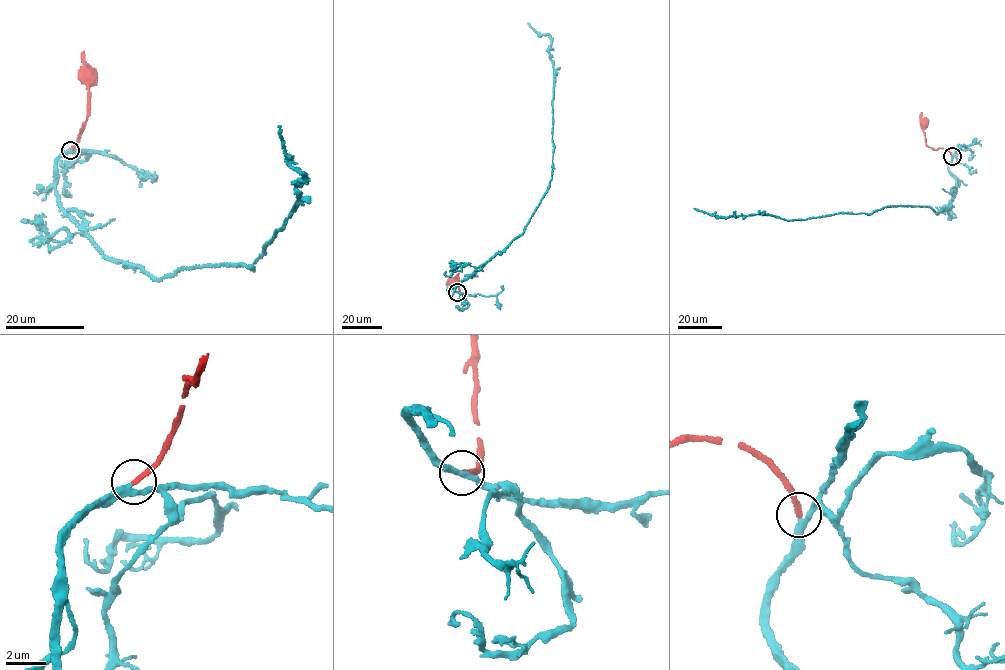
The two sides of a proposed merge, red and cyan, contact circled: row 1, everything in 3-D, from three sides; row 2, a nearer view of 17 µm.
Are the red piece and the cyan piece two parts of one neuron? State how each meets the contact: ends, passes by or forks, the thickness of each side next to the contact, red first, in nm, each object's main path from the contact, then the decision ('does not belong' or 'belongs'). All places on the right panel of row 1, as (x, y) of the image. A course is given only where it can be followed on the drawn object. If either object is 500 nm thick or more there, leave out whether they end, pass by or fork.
red ends; cyan passes by; calibres 300 and 280 nm; course red (952, 157), (945, 149), (929, 147), (923, 123); course cyan (952, 157), (957, 192), (951, 208), (937, 213), (894, 206), (791, 220), (717, 218), (693, 208); belongs

